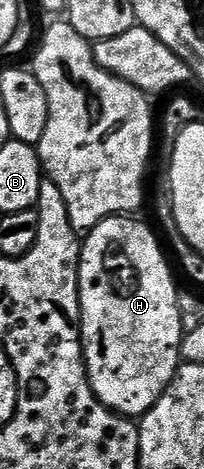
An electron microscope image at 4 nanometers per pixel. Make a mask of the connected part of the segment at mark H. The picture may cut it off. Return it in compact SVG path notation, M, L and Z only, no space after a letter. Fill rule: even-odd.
M131 216L107 217L82 241L80 250L80 342L84 345L84 366L94 395L121 417L139 419L151 411L154 403L175 379L182 358L180 344L184 328L178 307L178 284L160 250L161 238Z

